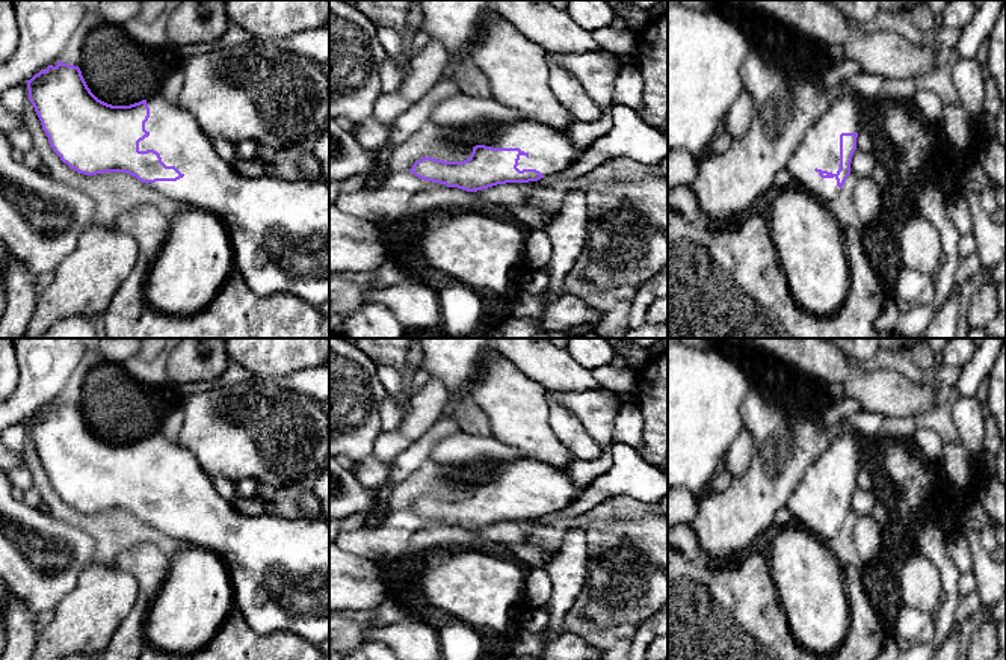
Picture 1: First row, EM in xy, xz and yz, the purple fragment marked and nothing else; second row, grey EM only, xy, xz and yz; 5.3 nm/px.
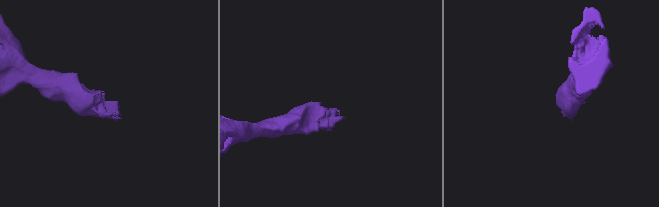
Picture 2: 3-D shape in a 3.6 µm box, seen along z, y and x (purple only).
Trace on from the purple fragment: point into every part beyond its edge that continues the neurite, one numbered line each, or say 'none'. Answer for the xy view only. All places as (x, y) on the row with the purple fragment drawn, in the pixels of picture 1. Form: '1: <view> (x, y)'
1: xy (278, 228)

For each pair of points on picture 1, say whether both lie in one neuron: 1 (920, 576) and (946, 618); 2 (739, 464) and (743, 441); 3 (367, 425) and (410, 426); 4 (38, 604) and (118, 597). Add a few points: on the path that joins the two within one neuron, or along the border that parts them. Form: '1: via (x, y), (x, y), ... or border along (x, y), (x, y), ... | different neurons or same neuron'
1: border along (938, 570), (943, 601), (937, 609) | different neurons
2: via (739, 458), (743, 447) | same neuron
3: border along (382, 431), (372, 452) | different neurons
4: border along (79, 574), (74, 586), (53, 610) | different neurons

